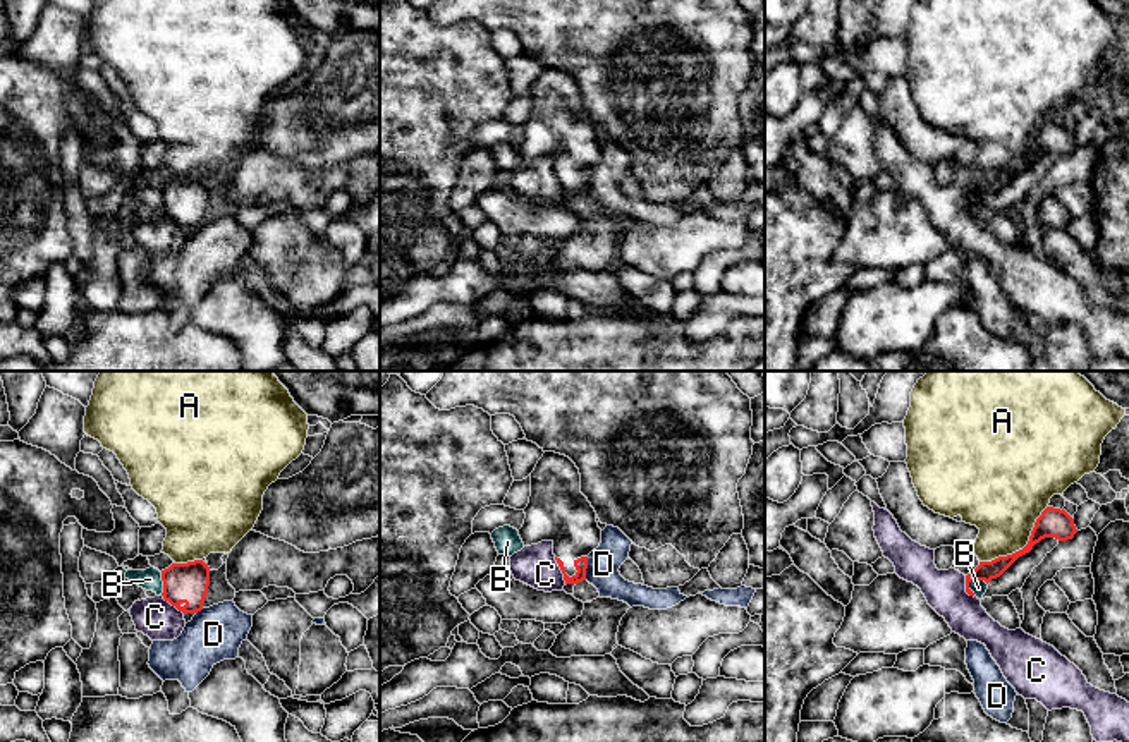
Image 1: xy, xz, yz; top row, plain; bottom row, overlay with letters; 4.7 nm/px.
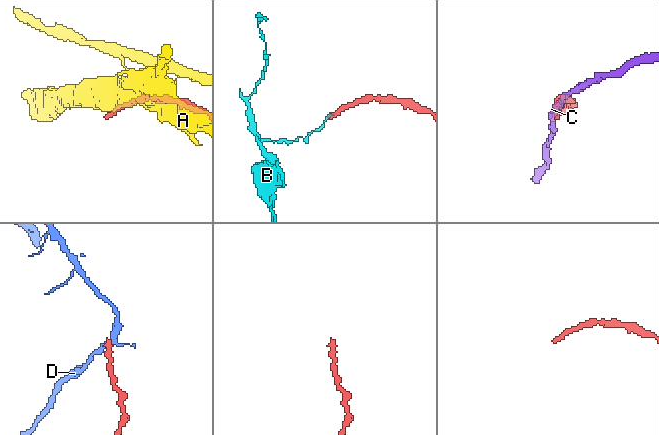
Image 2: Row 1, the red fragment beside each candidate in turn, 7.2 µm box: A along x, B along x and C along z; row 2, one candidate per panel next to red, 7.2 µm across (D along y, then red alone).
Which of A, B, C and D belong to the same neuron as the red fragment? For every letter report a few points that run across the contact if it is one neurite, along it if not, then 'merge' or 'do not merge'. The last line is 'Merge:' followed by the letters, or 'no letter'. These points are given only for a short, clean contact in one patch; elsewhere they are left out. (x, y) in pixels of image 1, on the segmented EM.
A: do not merge
B: yz (987, 583), (971, 581), (968, 588) | do not merge
C: xz (554, 557), (566, 584) | do not merge
D: xz (588, 557), (585, 579) | do not merge
Merge: no letter

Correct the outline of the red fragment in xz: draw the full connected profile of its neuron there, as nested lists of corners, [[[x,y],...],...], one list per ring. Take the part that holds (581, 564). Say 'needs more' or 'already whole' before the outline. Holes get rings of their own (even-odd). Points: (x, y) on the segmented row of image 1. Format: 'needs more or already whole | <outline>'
needs more | [[[545,452],[531,472],[531,496],[519,529],[524,546],[553,543],[555,560],[565,586],[586,581],[588,555],[601,543],[596,512],[581,493],[576,464],[560,453]]]

